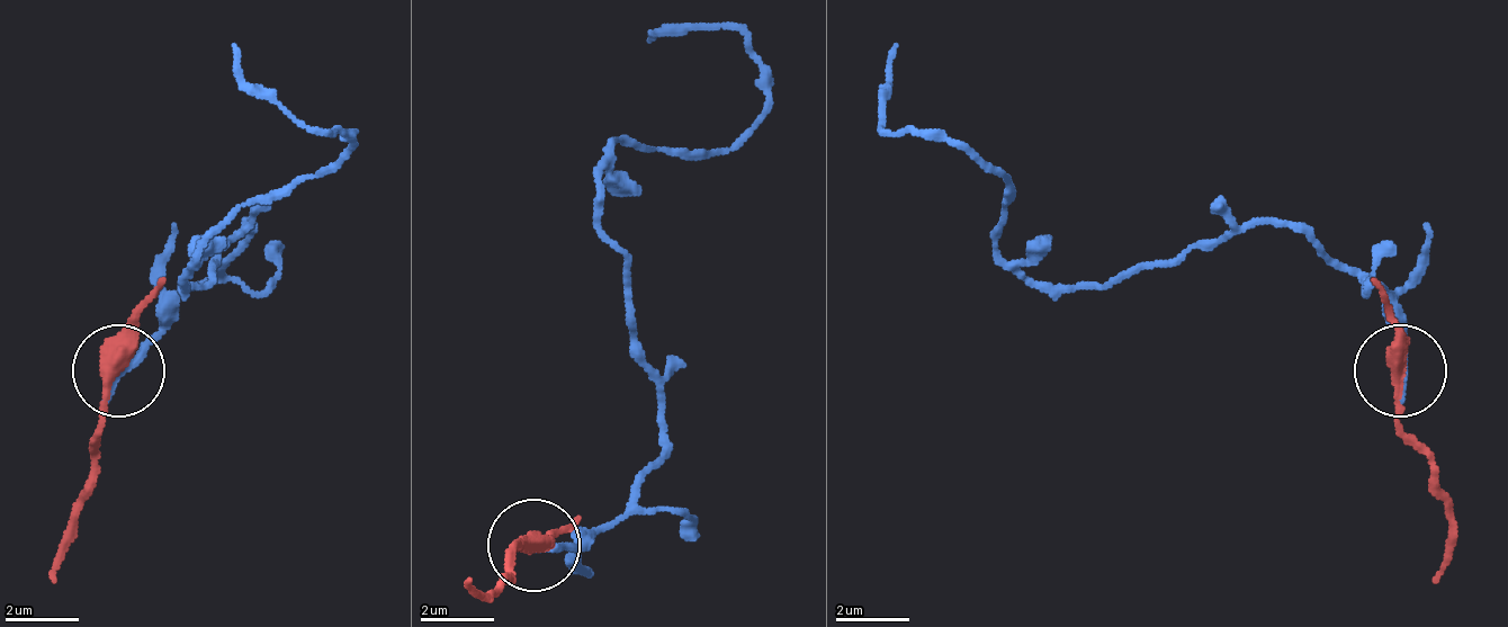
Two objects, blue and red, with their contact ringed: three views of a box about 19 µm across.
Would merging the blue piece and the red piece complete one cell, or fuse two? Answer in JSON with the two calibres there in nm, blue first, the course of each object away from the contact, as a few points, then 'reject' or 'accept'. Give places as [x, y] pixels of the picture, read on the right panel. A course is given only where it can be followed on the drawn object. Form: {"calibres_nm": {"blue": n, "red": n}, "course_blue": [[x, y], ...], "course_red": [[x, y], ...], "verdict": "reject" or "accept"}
{"calibres_nm": {"blue": 240, "red": 440}, "course_blue": [[1407, 373], [1407, 318], [1305, 234], [1232, 225], [1039, 289], [993, 225], [1002, 179], [882, 124], [900, 41]], "course_red": [[1398, 373], [1398, 437], [1453, 520], [1435, 584]], "verdict": "reject"}

